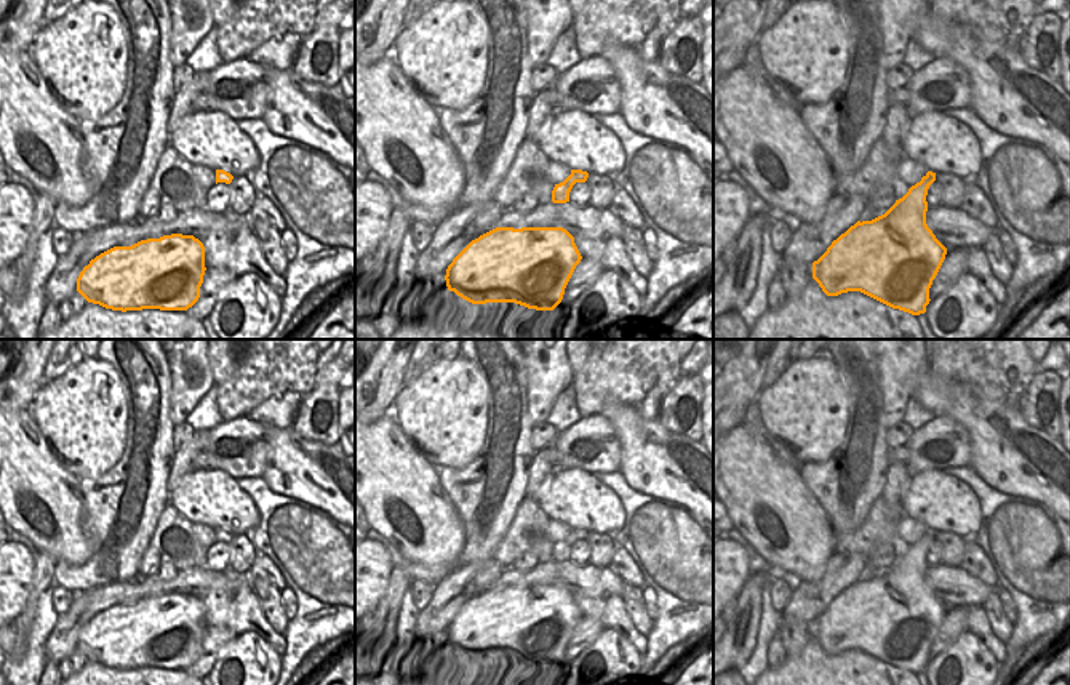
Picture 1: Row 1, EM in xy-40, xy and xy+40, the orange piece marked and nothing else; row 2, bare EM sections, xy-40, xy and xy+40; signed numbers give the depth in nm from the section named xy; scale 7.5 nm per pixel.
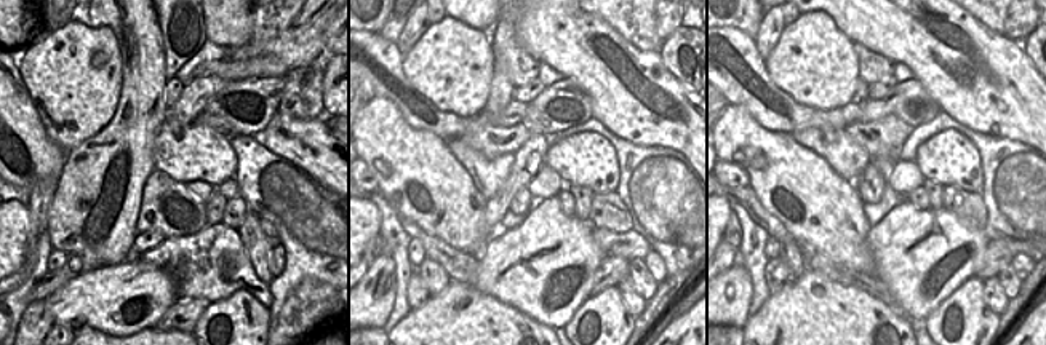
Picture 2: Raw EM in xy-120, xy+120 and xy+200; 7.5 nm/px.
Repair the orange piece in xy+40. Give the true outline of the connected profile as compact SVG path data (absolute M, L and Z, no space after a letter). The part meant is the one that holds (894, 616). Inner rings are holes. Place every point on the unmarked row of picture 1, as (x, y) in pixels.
M936 531L896 559L881 575L857 579L812 621L812 637L827 655L860 650L892 667L920 674L947 607L926 583L928 547Z

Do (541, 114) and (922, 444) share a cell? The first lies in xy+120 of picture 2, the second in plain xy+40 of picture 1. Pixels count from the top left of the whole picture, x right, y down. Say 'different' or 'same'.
same

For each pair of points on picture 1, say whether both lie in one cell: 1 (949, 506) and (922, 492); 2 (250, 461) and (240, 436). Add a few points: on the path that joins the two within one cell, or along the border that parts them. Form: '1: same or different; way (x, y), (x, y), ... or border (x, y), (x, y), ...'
1: same; way (942, 503), (928, 492)
2: same; way (250, 453), (253, 442), (248, 439)

